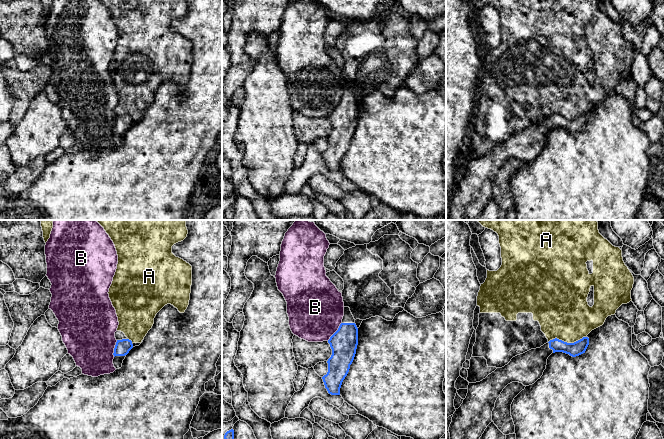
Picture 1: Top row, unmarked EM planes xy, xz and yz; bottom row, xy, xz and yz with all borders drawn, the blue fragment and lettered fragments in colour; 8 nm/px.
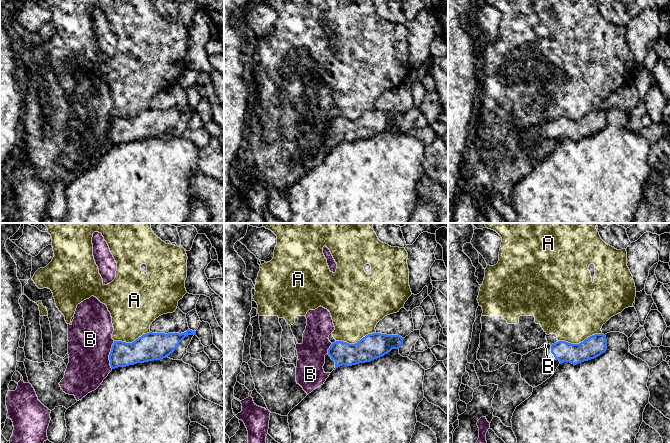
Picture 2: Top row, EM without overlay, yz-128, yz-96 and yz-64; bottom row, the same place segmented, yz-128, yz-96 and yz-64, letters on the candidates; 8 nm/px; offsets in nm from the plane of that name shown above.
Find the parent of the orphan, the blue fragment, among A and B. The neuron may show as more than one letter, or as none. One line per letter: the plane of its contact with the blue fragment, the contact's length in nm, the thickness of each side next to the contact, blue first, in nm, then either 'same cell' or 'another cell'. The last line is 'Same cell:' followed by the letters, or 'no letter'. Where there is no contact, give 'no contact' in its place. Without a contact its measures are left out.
A: yz | 260 nm | 120/420 nm | another cell
B: xz | 190 nm | 220/460 nm | another cell
Same cell: no letter

